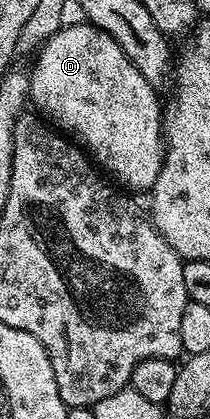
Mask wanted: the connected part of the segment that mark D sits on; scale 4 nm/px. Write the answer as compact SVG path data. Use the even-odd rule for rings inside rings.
M92 22L84 23L66 23L40 46L35 56L37 61L29 72L29 99L32 107L37 107L34 109L54 129L76 141L122 189L130 193L148 193L155 178L159 178L161 163L165 161L163 104L157 101L158 89L152 88L147 78L135 70L111 34L96 28Z

